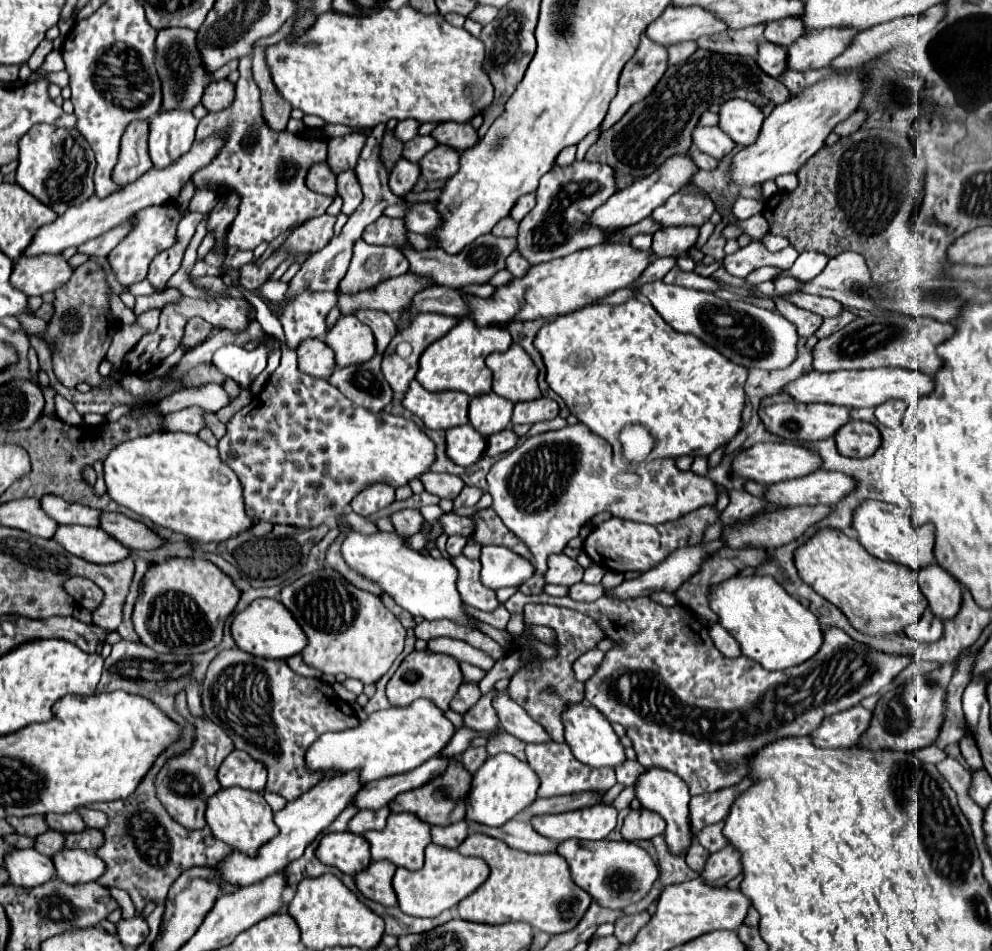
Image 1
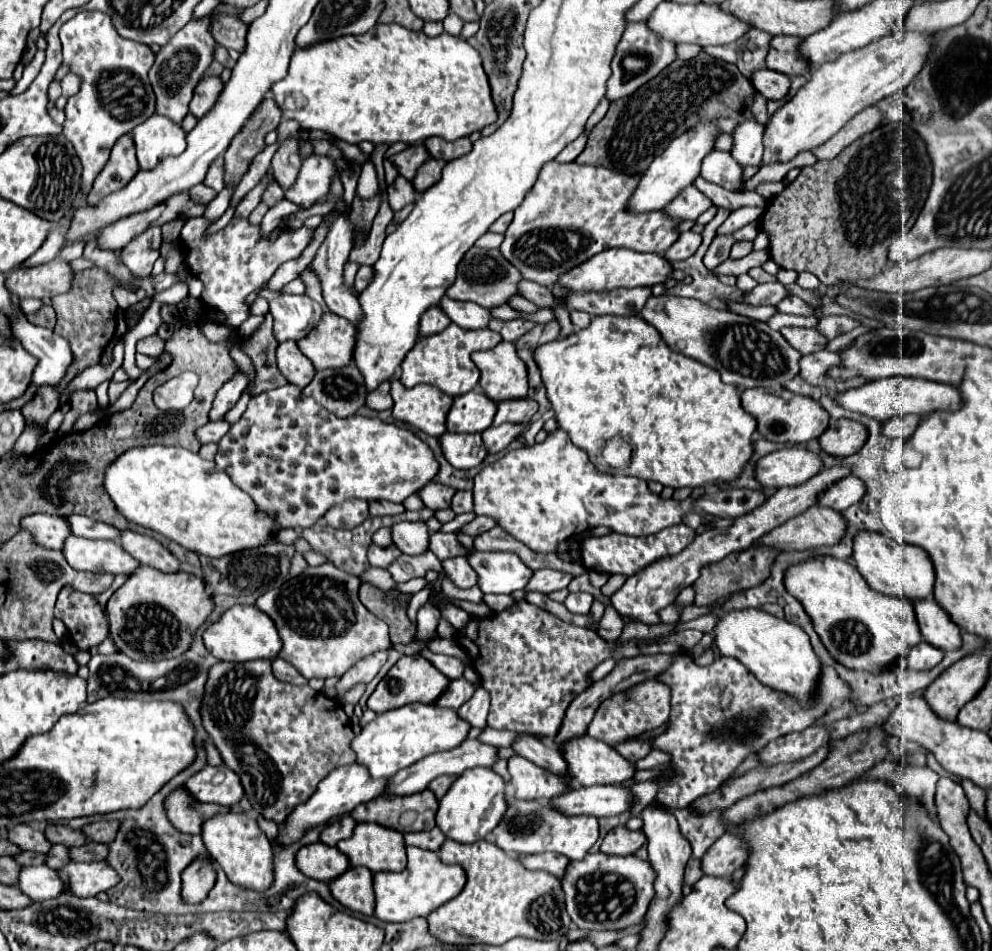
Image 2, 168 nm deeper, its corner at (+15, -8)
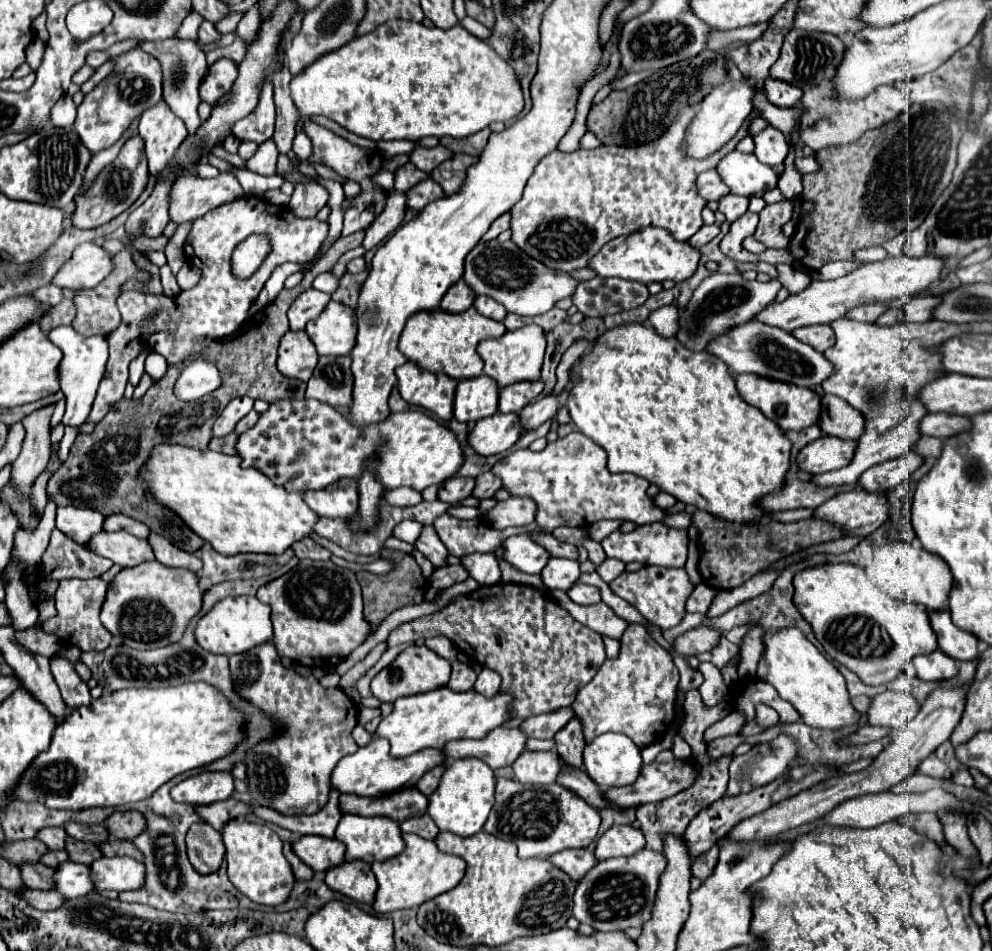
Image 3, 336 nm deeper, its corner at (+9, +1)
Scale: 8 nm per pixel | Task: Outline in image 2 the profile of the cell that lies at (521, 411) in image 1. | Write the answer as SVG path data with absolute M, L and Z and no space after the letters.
M519 398L519 400L505 400L497 404L497 414L493 420L493 426L501 426L505 422L513 424L529 424L531 416L537 412L537 402L529 398Z

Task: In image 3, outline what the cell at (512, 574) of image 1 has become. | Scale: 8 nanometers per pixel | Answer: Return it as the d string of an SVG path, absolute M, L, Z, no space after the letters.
M515 535L505 541L505 559L523 573L541 573L551 555L531 535Z

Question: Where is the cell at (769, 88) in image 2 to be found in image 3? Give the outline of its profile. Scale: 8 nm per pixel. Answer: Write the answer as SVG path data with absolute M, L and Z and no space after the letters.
M771 77L765 79L767 99L777 107L793 107L803 97L801 89L795 89L793 85L783 85L783 81L771 81Z

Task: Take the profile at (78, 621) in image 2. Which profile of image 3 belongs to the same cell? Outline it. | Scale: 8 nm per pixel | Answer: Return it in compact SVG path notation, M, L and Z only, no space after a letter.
M99 577L93 579L63 579L55 593L57 615L43 621L43 631L57 635L61 641L79 647L81 651L103 651L109 647L111 633L99 621L99 609L107 593L107 583Z

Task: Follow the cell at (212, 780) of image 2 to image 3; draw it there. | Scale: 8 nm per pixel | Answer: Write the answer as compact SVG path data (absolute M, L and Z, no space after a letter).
M199 773L177 783L171 789L171 799L199 807L227 799L233 789L231 773Z

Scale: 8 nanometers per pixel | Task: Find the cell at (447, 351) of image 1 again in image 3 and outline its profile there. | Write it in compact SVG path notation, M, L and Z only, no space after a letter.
M469 307L463 313L447 313L443 309L419 311L413 317L409 317L399 339L399 351L409 361L415 361L419 367L431 373L445 373L461 381L483 373L483 361L475 351L477 343L483 339L497 339L505 331L507 329L503 323L479 315L475 307Z

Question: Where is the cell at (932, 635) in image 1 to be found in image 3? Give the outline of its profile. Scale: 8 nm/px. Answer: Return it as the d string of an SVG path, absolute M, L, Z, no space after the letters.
M939 649L937 653L931 653L927 657L915 657L913 665L921 681L947 681L959 673L955 661L941 653Z

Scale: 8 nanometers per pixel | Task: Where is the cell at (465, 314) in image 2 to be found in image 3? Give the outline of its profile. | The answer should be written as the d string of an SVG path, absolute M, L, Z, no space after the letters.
M479 295L479 297L475 299L475 309L477 309L481 315L485 315L485 317L489 317L489 319L495 319L495 321L503 321L505 315L507 315L507 309L505 309L503 305L499 305L495 299L487 297L487 295Z

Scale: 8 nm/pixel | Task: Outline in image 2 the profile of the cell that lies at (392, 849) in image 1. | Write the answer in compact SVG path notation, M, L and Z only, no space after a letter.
M371 822L357 824L353 838L341 840L337 848L349 856L351 866L365 866L371 872L401 872L407 866L403 834Z

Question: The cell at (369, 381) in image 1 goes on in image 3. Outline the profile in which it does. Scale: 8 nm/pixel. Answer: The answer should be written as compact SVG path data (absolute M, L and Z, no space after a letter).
M319 357L313 377L307 383L305 399L317 399L331 407L343 407L351 403L351 357Z

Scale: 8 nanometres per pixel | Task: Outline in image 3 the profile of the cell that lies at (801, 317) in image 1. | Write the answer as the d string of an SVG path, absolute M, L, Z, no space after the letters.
M815 325L815 327L803 327L803 329L795 329L793 333L801 343L811 345L813 349L817 349L819 353L823 353L825 349L835 345L835 333L829 325Z

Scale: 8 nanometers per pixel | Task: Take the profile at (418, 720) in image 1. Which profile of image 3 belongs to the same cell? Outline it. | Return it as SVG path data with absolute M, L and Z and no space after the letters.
M439 687L427 693L401 697L393 703L391 715L383 717L377 737L385 737L391 743L391 757L407 757L427 747L441 747L455 739L483 739L489 731L513 719L513 697L509 693L497 693L483 697L475 689L455 693L449 687Z

